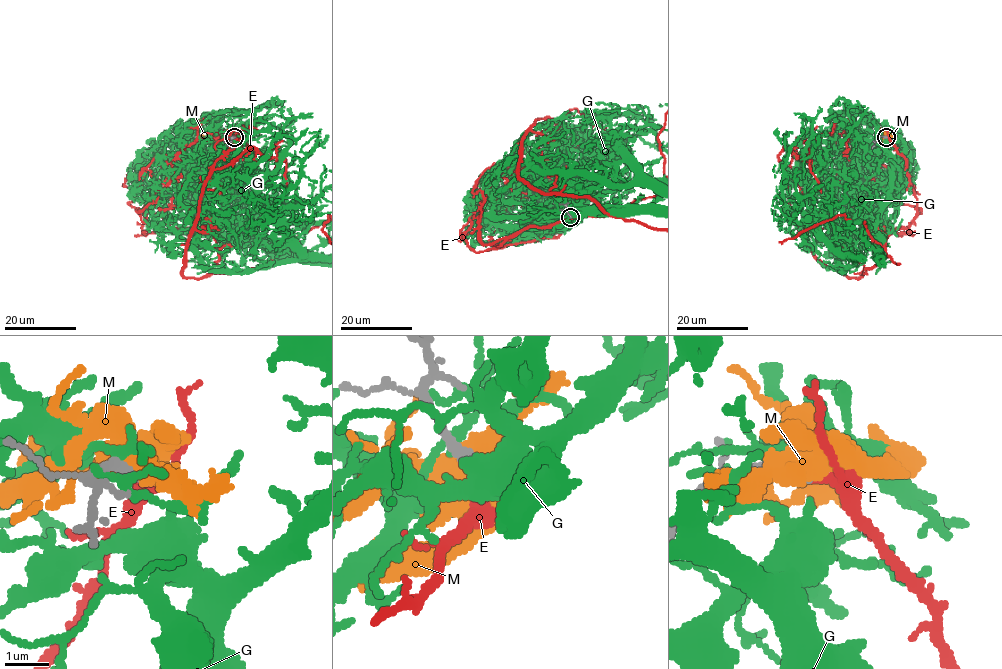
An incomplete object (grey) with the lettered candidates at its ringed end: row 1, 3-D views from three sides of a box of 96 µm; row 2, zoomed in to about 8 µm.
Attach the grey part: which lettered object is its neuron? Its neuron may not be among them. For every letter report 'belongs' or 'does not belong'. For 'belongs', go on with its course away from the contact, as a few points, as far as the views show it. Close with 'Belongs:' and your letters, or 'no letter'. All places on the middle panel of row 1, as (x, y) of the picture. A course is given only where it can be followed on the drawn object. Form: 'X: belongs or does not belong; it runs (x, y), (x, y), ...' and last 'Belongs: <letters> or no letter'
E: belongs
G: does not belong
M: does not belong
Belongs: E

